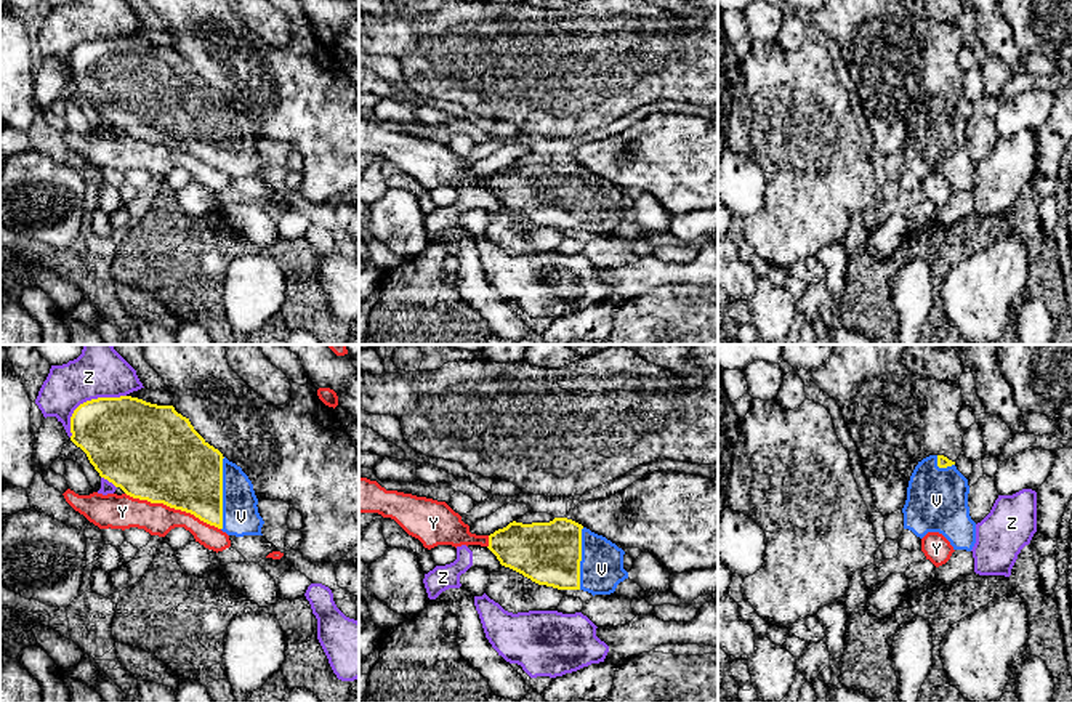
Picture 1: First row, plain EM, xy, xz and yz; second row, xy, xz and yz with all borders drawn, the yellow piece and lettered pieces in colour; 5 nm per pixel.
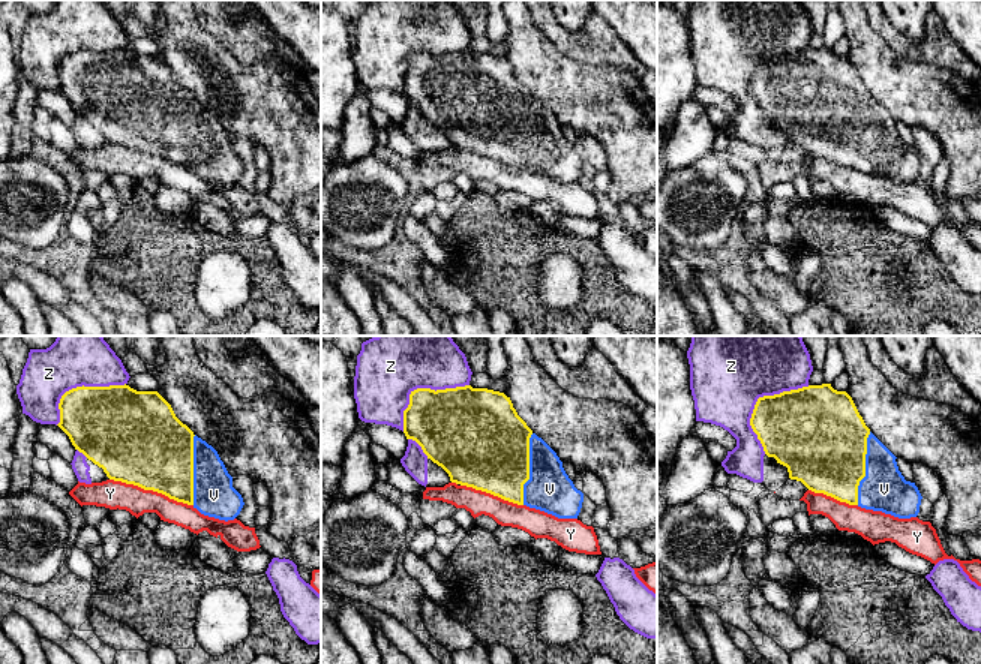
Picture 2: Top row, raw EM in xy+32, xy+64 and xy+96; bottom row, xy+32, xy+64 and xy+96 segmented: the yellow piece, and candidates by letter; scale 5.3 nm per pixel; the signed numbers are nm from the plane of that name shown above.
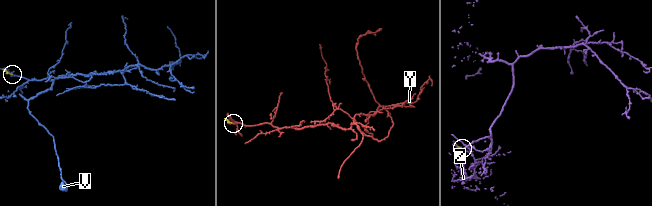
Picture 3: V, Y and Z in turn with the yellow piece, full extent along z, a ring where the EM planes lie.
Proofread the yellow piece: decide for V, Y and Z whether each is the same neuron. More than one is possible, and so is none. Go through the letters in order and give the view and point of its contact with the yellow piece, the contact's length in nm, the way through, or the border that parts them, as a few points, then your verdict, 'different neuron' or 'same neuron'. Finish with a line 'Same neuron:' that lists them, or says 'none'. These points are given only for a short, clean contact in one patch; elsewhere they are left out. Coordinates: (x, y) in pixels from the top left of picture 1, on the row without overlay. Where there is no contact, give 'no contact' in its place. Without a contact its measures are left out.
V: meets yellow in xy at (221, 135); contact 360 nm long; same neuron
Y: meets yellow in xy at (173, 148); contact 500 nm long; different neuron
Z: meets yellow in xy at (87, 42); contact 360 nm long; different neuron
Same neuron: V

